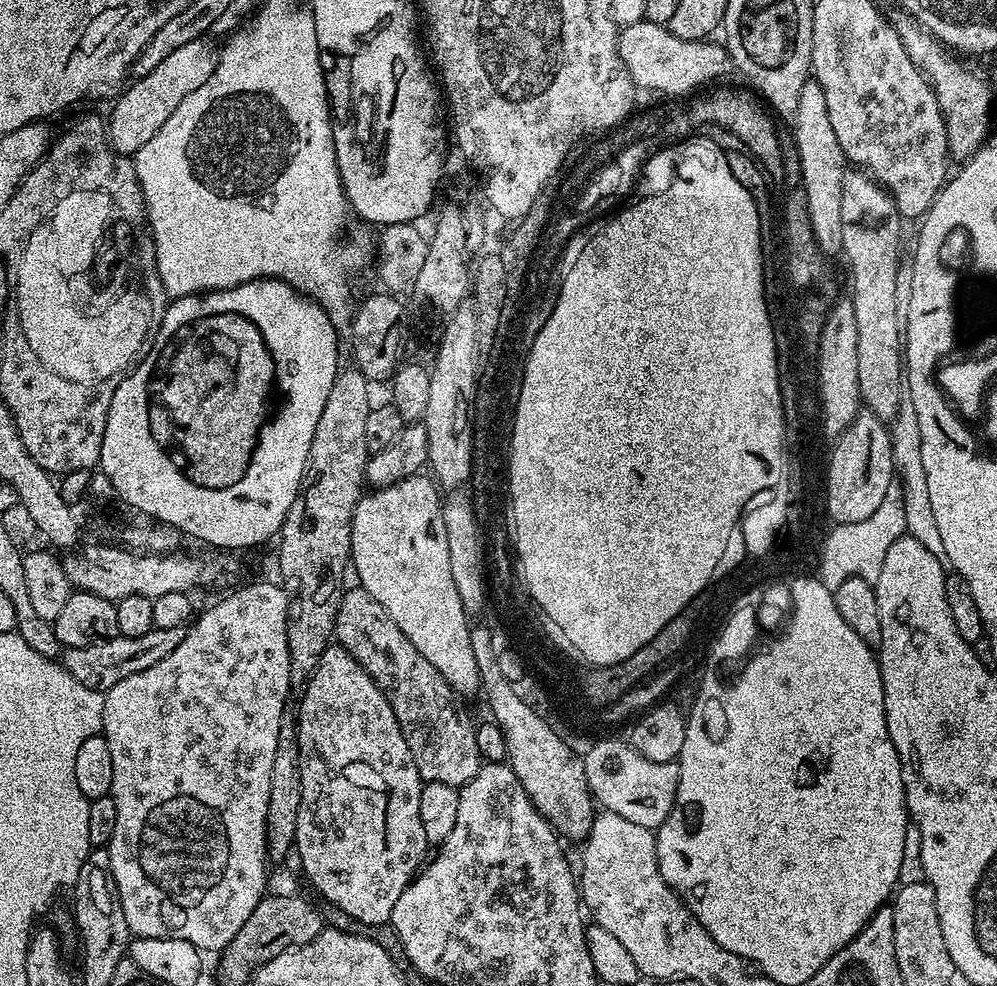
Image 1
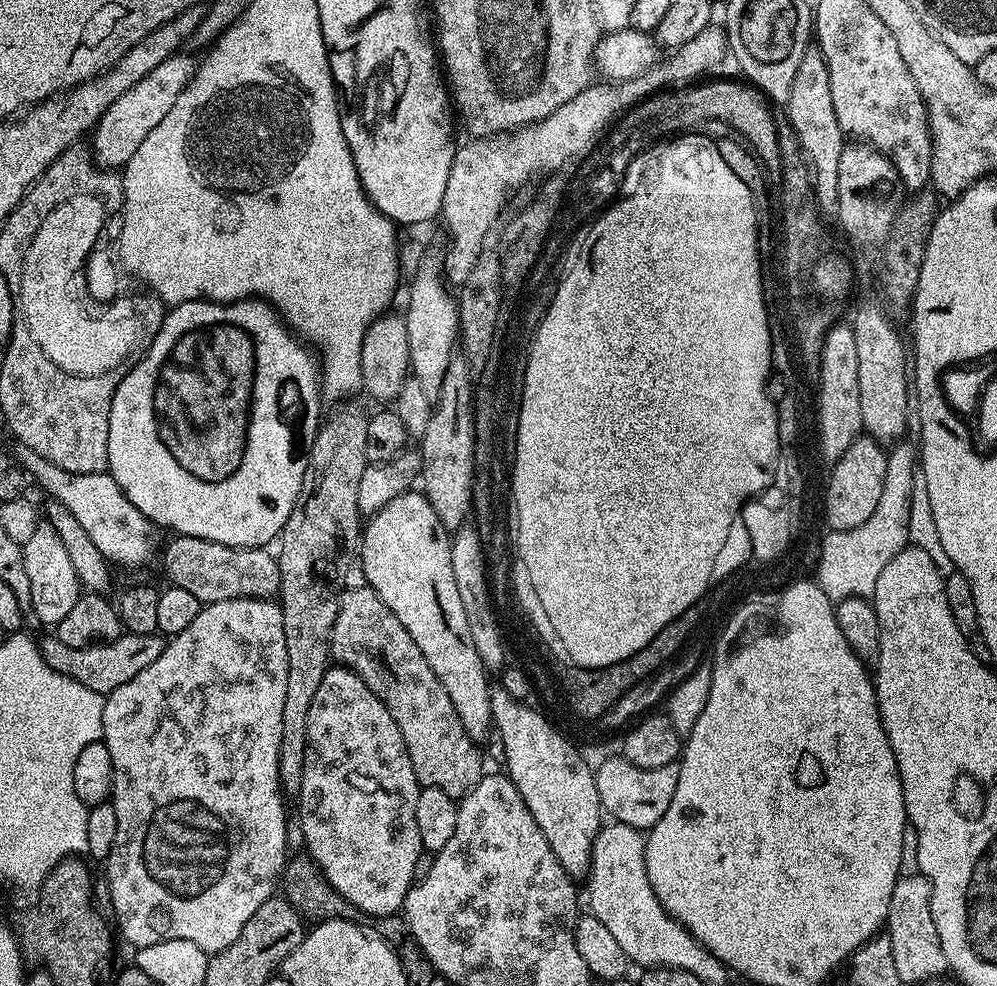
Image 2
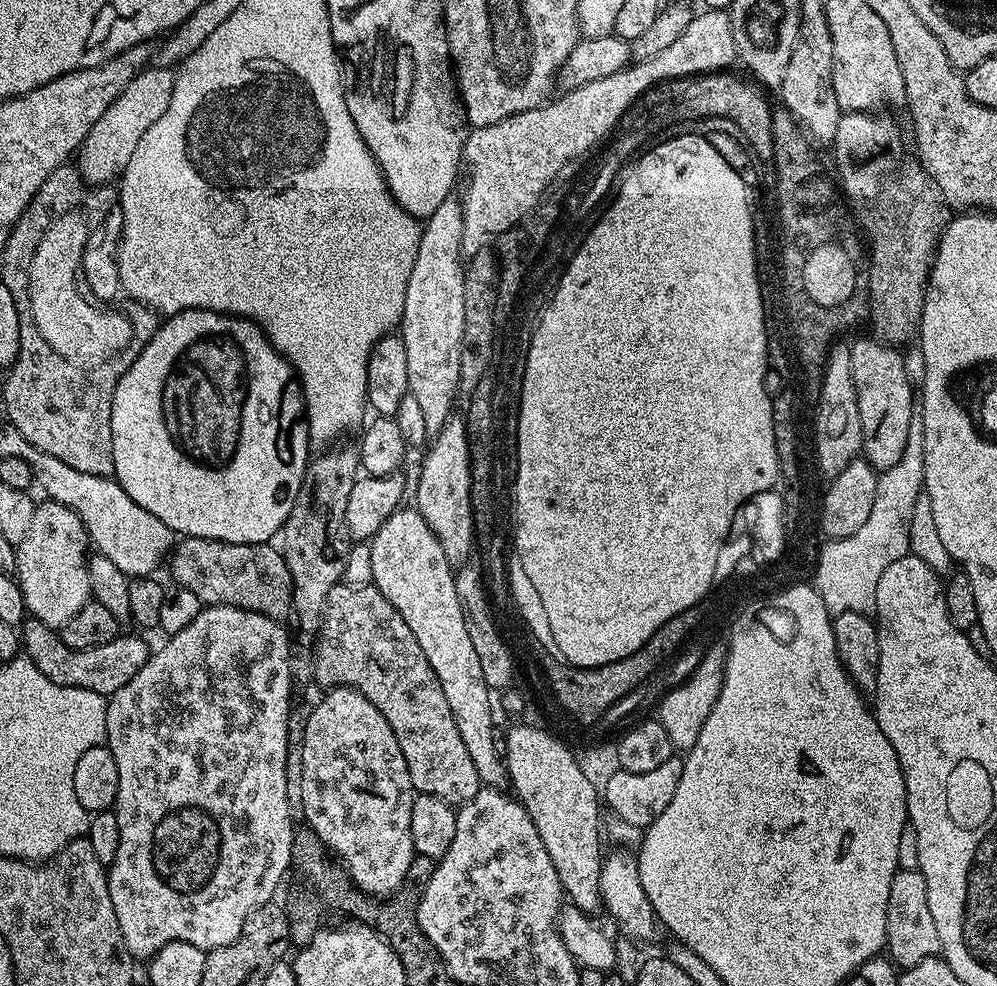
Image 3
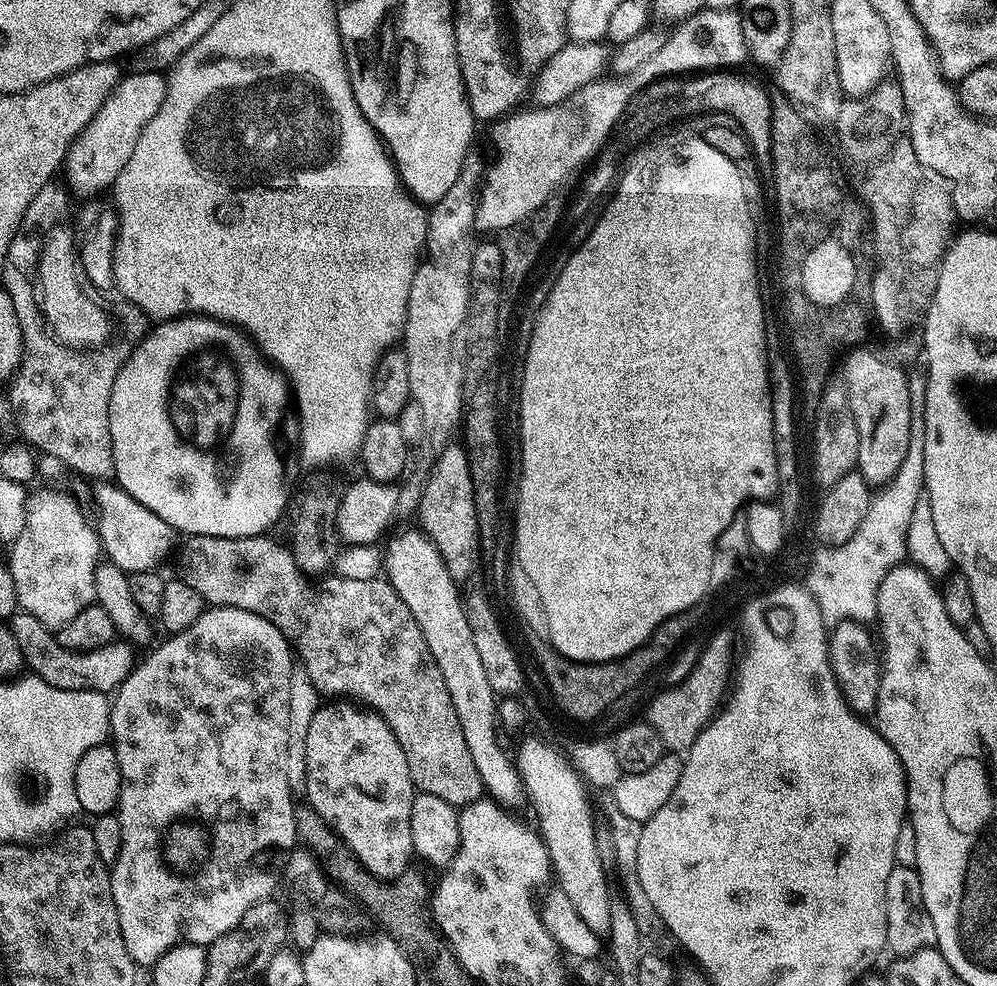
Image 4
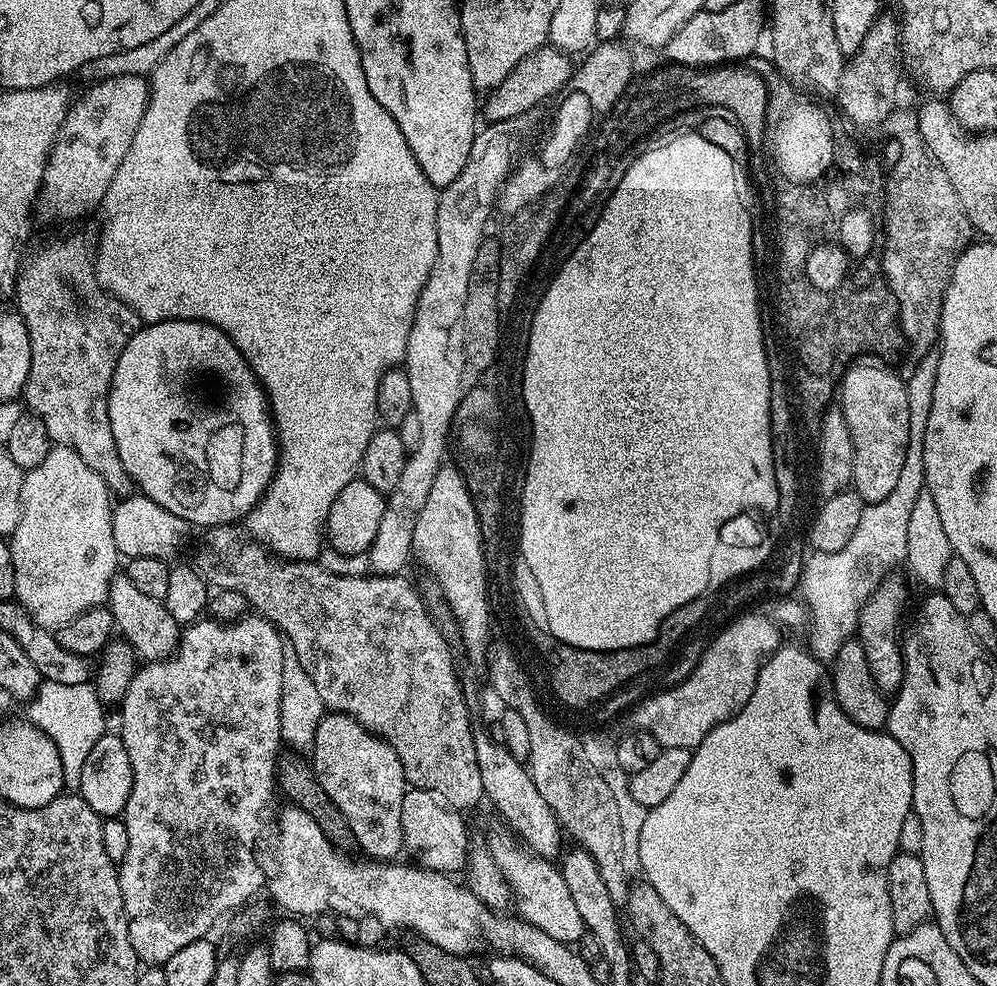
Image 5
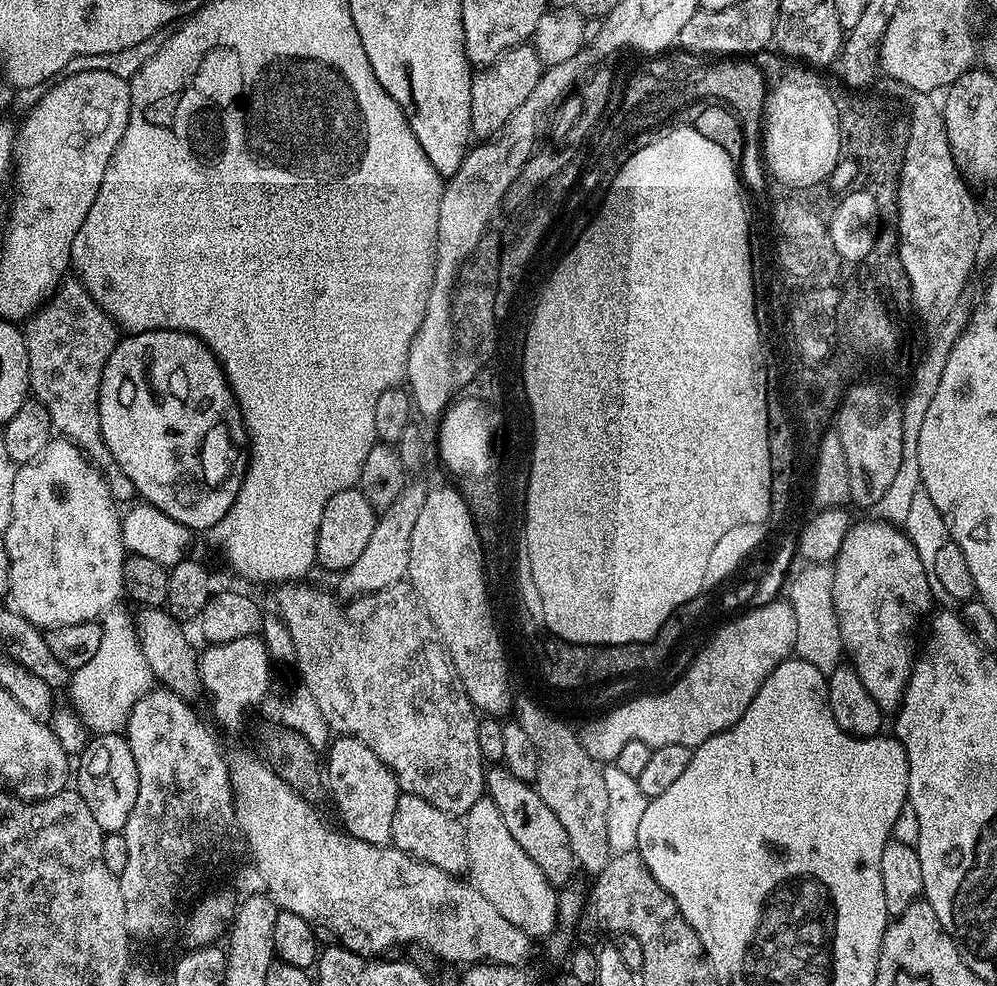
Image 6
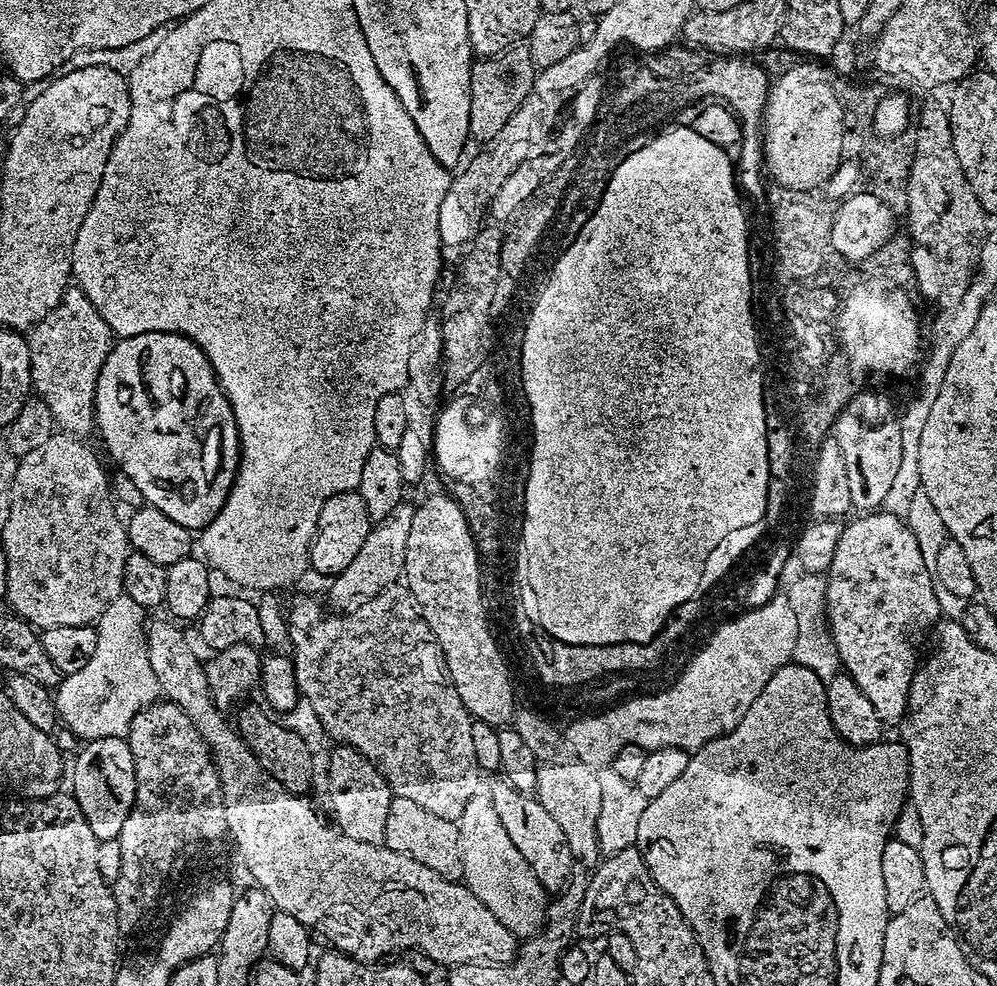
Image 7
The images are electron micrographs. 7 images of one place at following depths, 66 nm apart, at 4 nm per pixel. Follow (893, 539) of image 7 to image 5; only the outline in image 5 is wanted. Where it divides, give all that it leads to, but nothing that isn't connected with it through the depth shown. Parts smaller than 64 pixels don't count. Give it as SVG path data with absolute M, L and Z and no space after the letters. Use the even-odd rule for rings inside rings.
M892 576L881 579L873 590L868 601L860 607L860 617L856 619L855 635L858 637L862 650L866 652L866 662L870 664L870 674L874 676L874 682L879 686L880 691L885 694L894 694L900 689L900 683L904 680L904 657L902 655L902 636L896 633L900 628L900 615L904 612L904 603L908 600L908 588L899 580Z

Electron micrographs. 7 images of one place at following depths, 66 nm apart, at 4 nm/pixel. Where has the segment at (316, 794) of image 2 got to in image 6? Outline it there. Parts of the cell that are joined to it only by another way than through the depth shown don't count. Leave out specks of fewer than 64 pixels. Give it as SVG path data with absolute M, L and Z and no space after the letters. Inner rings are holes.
M337 735L327 745L326 754L328 760L326 756L322 771L330 800L340 811L343 831L362 842L387 845L392 839L394 810L402 794L392 771L385 766L382 758L378 758L378 754L374 754L374 750L370 750L370 746L358 742L354 736Z

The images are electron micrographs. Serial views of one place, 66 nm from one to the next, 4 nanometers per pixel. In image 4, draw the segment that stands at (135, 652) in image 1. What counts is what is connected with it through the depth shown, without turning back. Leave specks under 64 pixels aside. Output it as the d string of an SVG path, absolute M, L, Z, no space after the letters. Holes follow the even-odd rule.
M17 610L10 618L10 627L18 649L24 655L25 665L36 677L58 690L86 690L112 694L133 670L134 648L127 642L113 642L89 652L66 650L66 646L57 642L53 629L38 622L34 614L23 610Z

